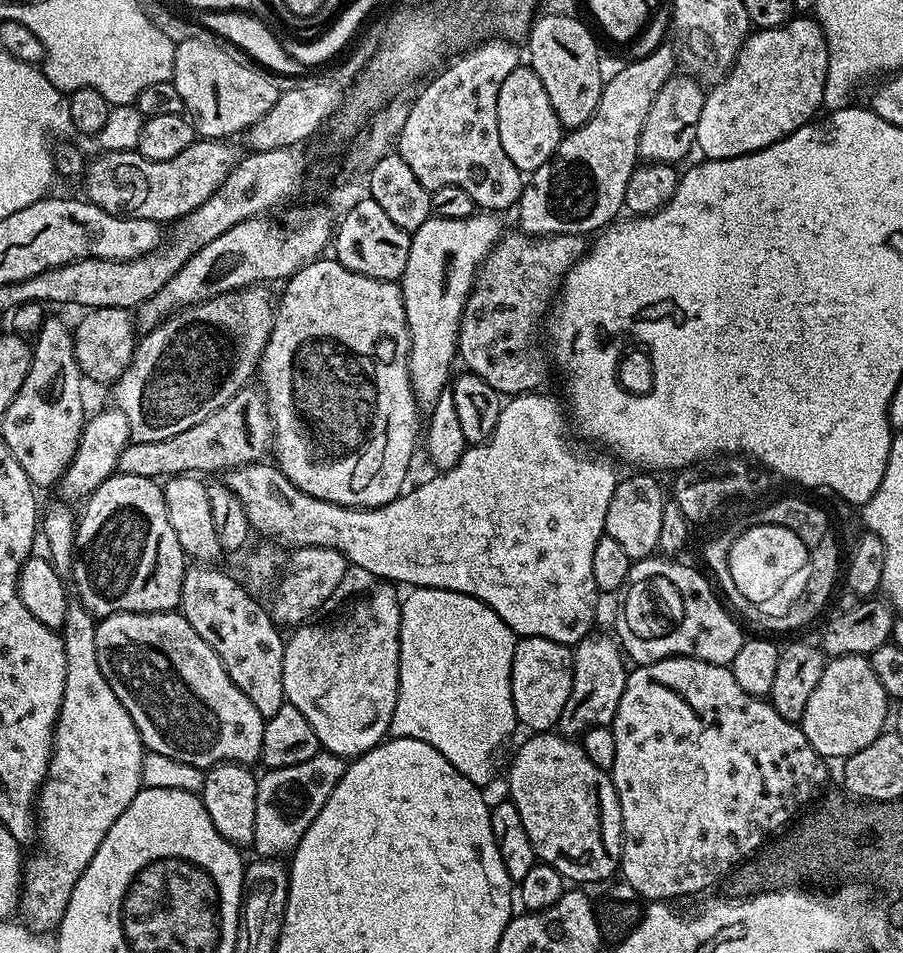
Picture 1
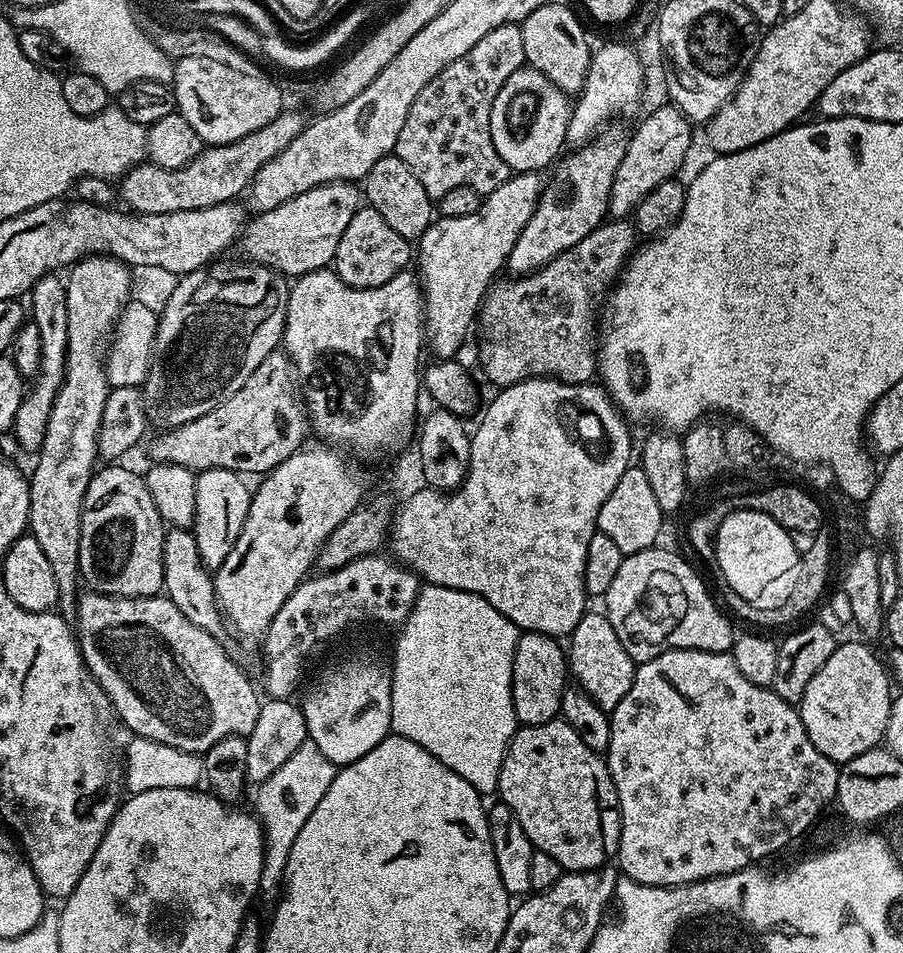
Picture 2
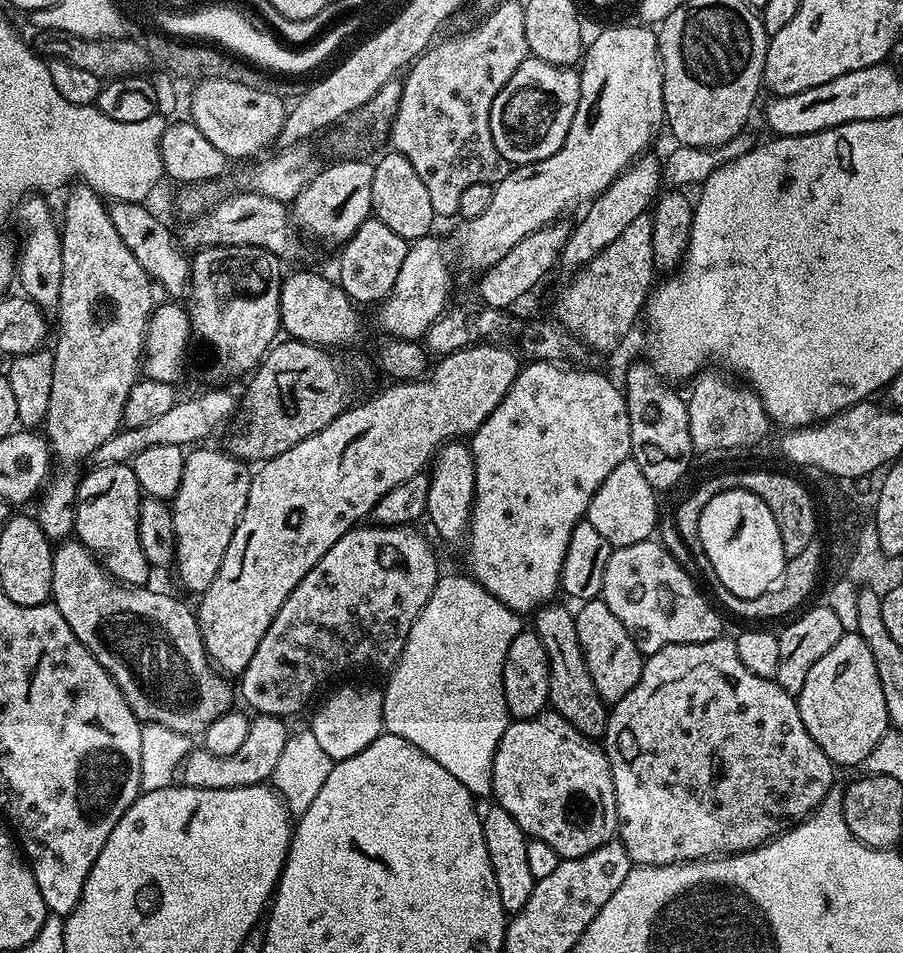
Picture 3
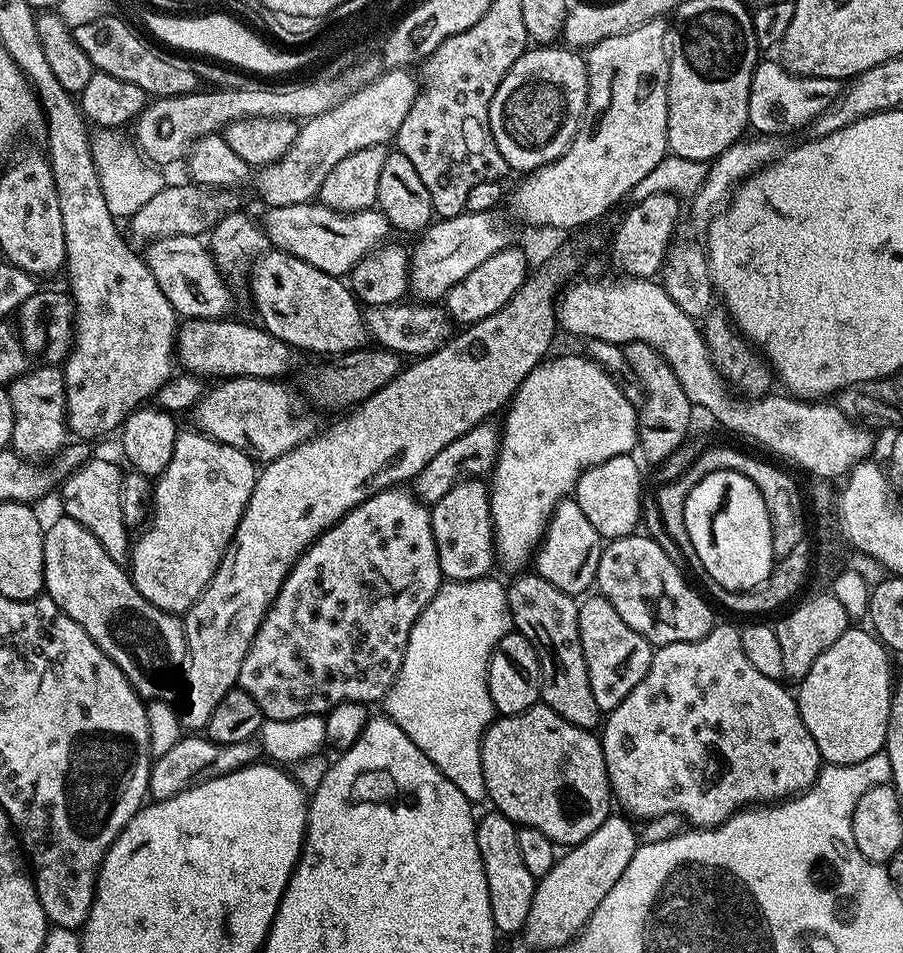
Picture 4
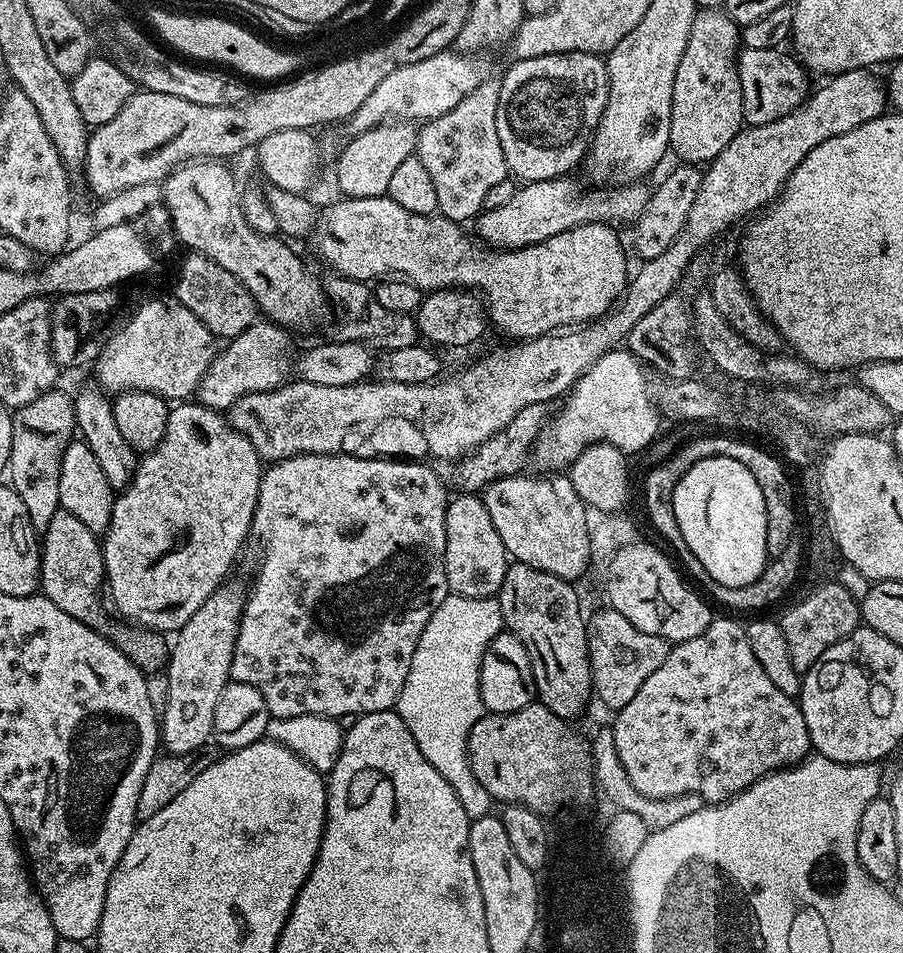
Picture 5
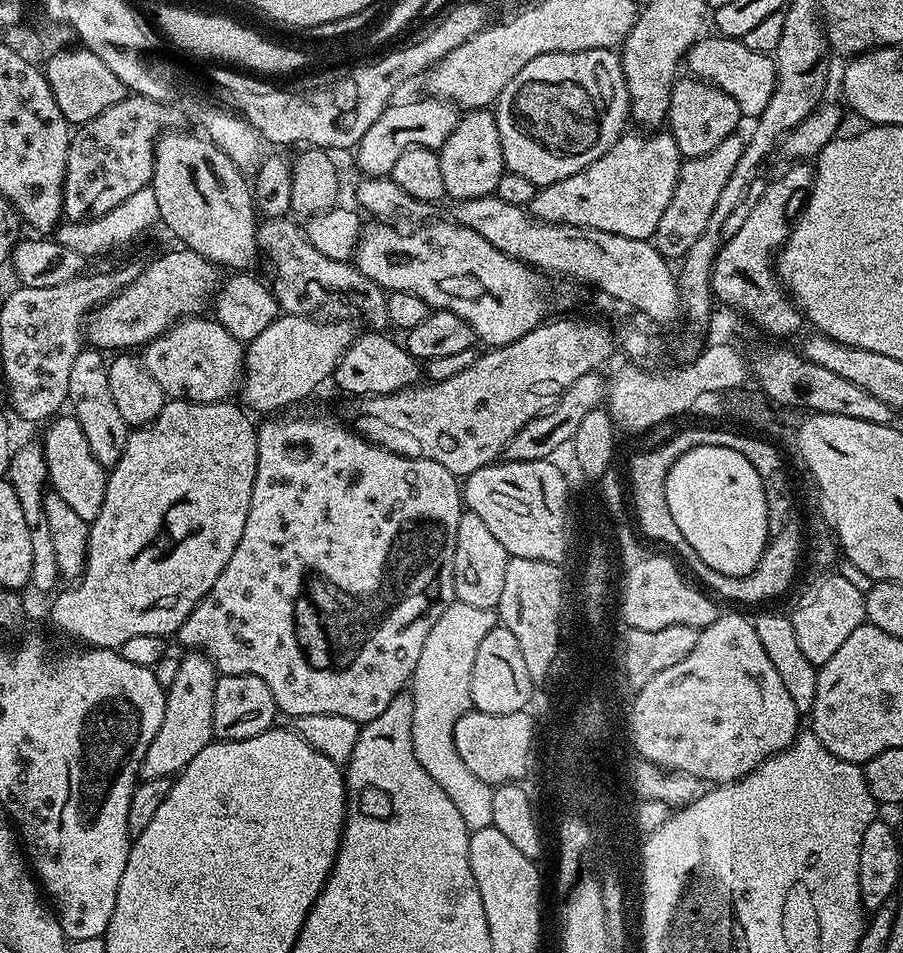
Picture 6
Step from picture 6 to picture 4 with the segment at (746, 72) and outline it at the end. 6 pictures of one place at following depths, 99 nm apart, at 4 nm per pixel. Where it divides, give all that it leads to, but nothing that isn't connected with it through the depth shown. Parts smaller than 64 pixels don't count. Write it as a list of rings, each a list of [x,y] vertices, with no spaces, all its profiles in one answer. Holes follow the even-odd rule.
[[[761,59],[750,82],[748,122],[753,133],[784,138],[787,132],[807,129],[832,103],[840,97],[842,84],[830,78],[796,76],[787,72],[779,59]]]

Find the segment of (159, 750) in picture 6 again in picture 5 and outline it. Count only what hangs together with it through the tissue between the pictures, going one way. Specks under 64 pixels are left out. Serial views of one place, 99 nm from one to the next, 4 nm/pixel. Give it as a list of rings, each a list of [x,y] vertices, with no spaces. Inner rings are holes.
[[[231,582],[215,588],[190,614],[190,622],[175,633],[166,661],[168,701],[166,710],[159,717],[160,742],[165,753],[189,757],[204,743],[212,740],[214,706],[218,694],[229,684],[232,675],[232,651],[240,629],[240,615],[244,612],[245,589],[235,588]]]

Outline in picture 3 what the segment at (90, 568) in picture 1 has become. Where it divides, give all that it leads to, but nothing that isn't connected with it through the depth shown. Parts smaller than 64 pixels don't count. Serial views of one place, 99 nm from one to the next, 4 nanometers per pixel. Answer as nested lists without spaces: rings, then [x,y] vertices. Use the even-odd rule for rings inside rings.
[[[102,464],[79,477],[76,486],[75,539],[92,552],[113,580],[129,586],[149,583],[150,565],[138,538],[142,493],[138,478],[128,464]]]

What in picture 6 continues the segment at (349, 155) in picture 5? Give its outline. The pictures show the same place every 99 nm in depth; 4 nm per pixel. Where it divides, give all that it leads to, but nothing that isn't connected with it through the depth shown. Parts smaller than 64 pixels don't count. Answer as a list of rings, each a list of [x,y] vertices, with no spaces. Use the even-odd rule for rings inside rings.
[[[423,98],[424,100],[408,100],[405,104],[393,102],[389,104],[378,122],[362,134],[360,143],[354,149],[356,164],[364,171],[363,175],[368,178],[384,178],[394,170],[394,162],[402,158],[407,148],[430,148],[439,150],[450,138],[454,126],[460,120],[461,113],[457,105],[435,98]]]

